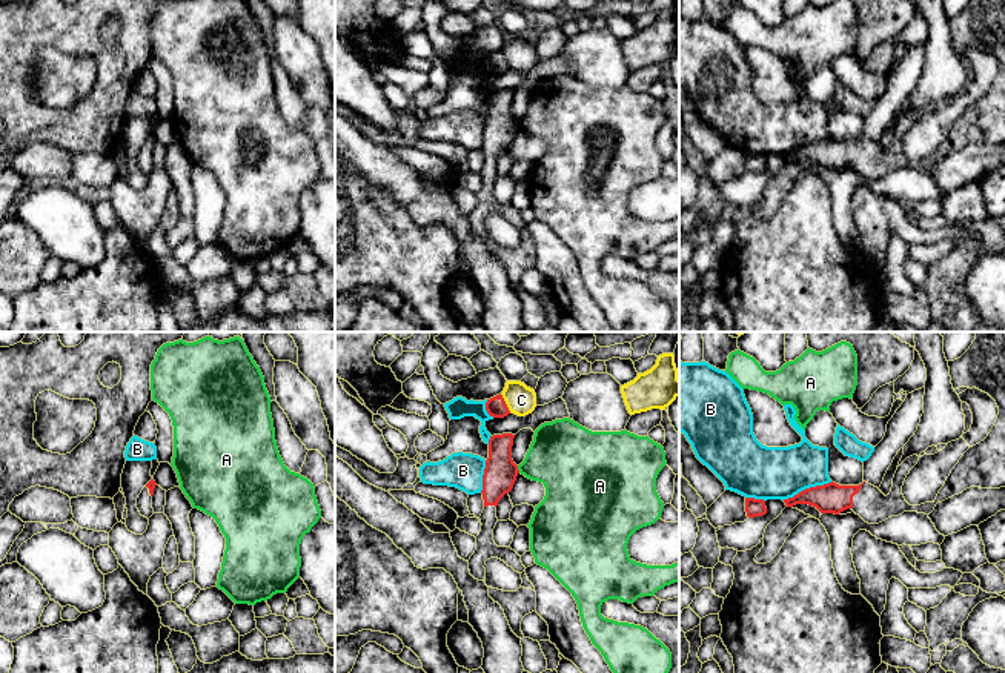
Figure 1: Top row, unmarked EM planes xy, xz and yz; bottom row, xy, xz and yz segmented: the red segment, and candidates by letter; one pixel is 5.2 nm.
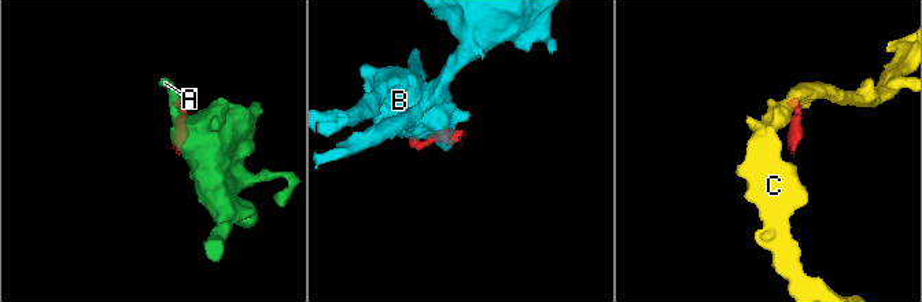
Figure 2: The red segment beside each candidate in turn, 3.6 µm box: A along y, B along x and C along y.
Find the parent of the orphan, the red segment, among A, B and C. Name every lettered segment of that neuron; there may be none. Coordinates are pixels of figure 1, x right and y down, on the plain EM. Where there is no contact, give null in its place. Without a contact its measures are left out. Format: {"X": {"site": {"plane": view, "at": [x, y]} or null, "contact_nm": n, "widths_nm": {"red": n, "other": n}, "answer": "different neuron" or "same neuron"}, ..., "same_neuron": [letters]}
{"A": {"site": {"plane": "xz", "at": [517, 125]}, "contact_nm": 40, "widths_nm": {"red": 170, "other": 360}, "answer": "different neuron"}, "B": {"site": {"plane": "yz", "at": [807, 145]}, "contact_nm": 280, "widths_nm": {"red": 160, "other": 280}, "answer": "different neuron"}, "C": {"site": {"plane": "xz", "at": [504, 59]}, "contact_nm": 120, "widths_nm": {"red": 110, "other": 160}, "answer": "different neuron"}, "same_neuron": []}

